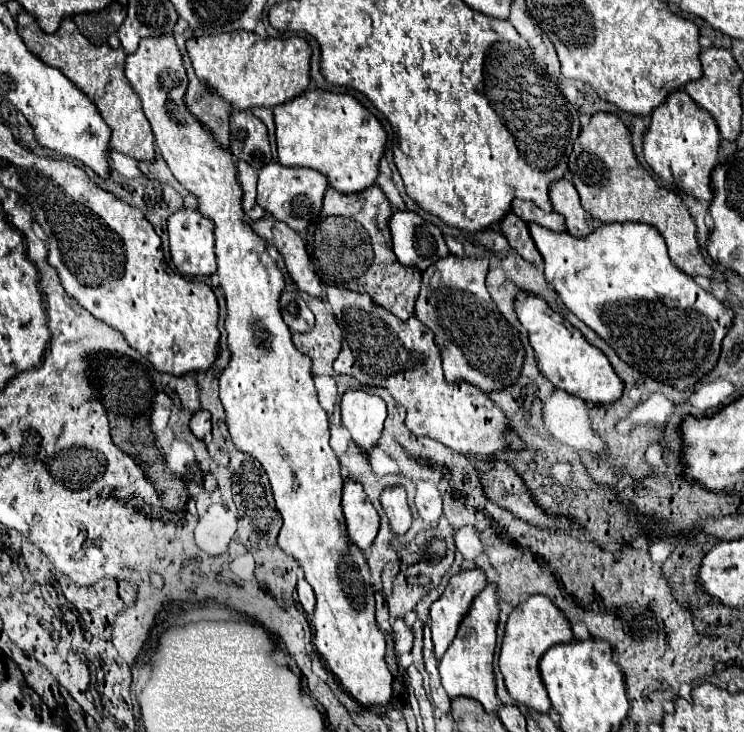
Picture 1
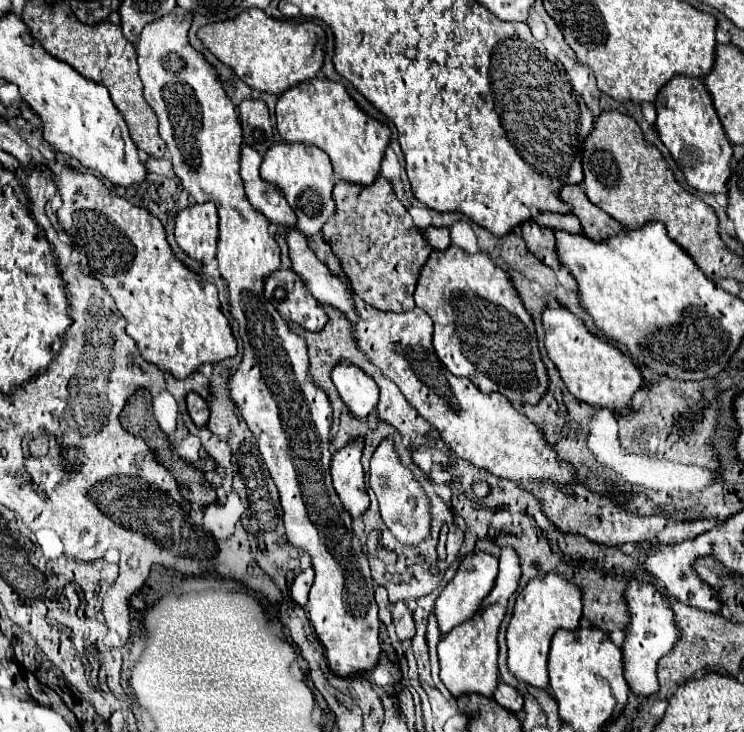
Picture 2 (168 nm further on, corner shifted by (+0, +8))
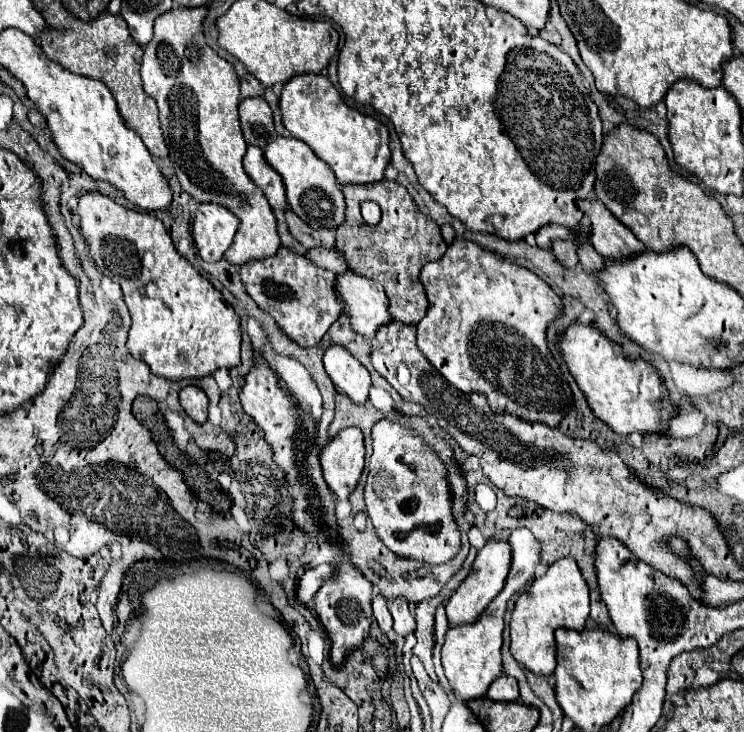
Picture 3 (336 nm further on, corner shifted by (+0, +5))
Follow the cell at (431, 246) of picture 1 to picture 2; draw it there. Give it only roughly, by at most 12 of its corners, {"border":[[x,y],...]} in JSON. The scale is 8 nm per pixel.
{"border":[[421,229],[431,249],[447,249],[451,245],[449,229]]}

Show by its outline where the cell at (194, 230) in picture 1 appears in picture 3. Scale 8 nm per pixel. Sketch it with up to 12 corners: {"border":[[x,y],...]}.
{"border":[[199,204],[191,234],[205,262],[225,256],[239,220]]}

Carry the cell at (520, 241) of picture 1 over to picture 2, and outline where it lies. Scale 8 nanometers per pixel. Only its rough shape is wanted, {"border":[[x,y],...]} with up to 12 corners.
{"border":[[535,221],[521,225],[531,255],[549,265],[561,267],[553,255],[555,237],[549,227]]}

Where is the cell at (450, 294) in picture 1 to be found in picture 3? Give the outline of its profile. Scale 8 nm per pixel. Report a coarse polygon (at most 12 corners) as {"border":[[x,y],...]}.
{"border":[[463,238],[423,266],[417,346],[493,412],[557,428],[563,302]]}

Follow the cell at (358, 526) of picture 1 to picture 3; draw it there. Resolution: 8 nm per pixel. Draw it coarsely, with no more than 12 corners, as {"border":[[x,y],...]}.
{"border":[[343,428],[319,462],[337,498],[349,498],[363,472],[363,432]]}

